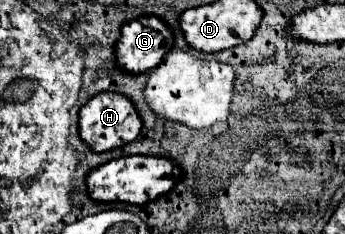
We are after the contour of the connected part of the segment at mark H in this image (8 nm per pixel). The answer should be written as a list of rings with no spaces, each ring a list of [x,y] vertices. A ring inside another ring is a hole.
[[[100,92],[80,108],[78,128],[82,140],[90,144],[94,152],[106,152],[134,142],[142,130],[142,118],[128,96],[122,96],[118,92]]]

